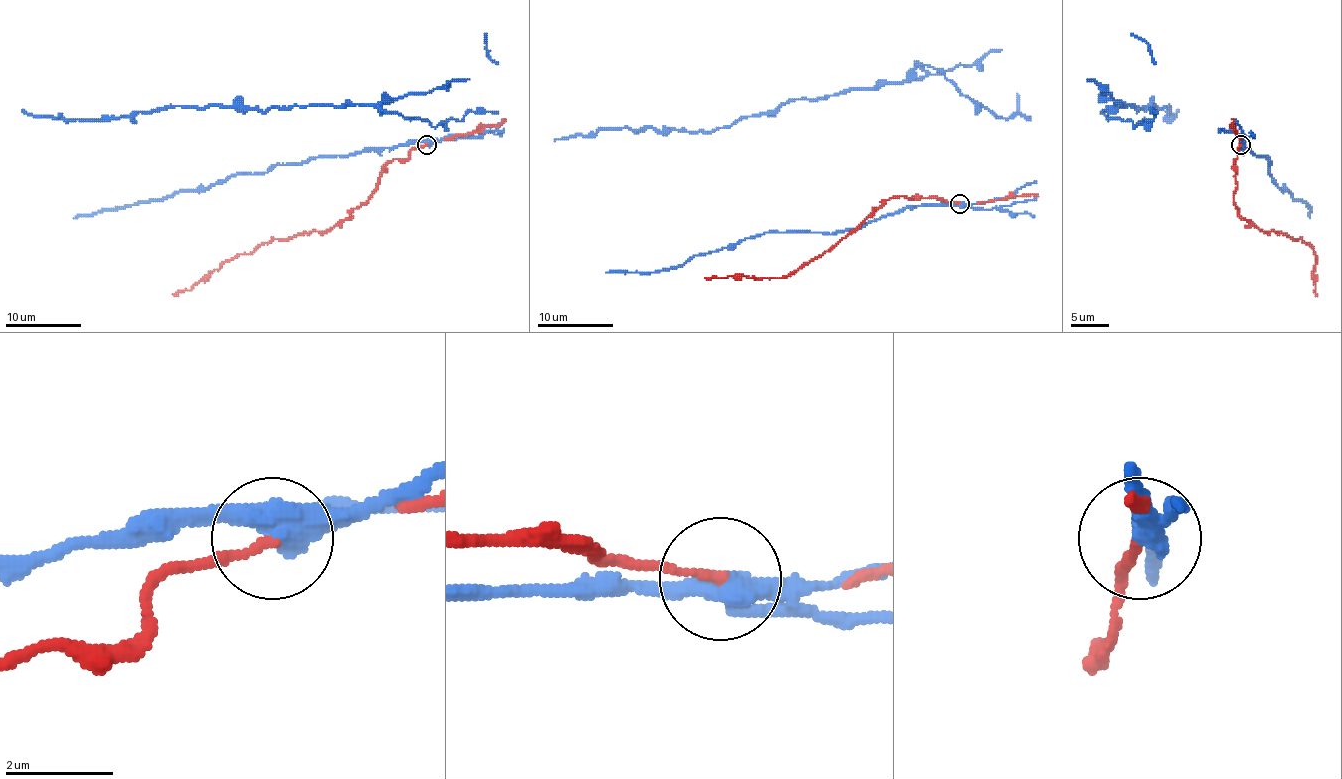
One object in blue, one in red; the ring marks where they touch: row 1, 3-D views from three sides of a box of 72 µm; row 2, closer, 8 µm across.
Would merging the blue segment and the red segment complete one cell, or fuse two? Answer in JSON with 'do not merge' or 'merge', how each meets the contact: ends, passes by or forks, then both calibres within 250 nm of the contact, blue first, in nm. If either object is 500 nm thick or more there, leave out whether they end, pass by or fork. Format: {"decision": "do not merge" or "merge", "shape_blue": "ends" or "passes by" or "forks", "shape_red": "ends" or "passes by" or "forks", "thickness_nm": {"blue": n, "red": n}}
{"decision": "do not merge", "shape_blue": "passes by", "shape_red": "ends", "thickness_nm": {"blue": 460, "red": 160}}

